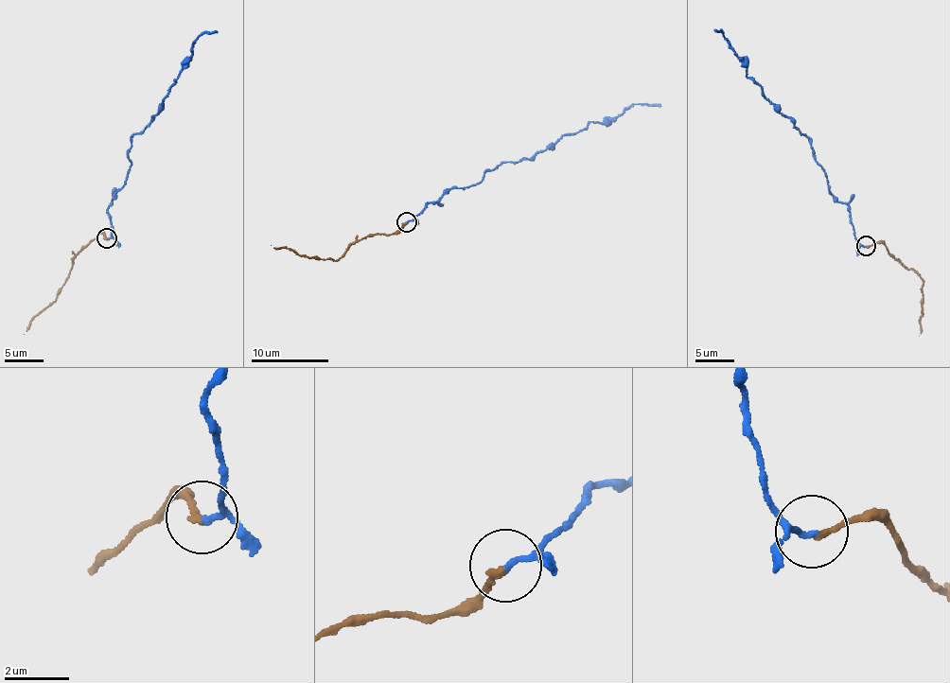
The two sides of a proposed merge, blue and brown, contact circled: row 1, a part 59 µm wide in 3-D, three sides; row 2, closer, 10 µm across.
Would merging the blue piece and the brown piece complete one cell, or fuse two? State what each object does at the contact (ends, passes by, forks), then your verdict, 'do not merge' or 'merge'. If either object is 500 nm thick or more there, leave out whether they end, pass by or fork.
blue ends there; brown ends there; merge

